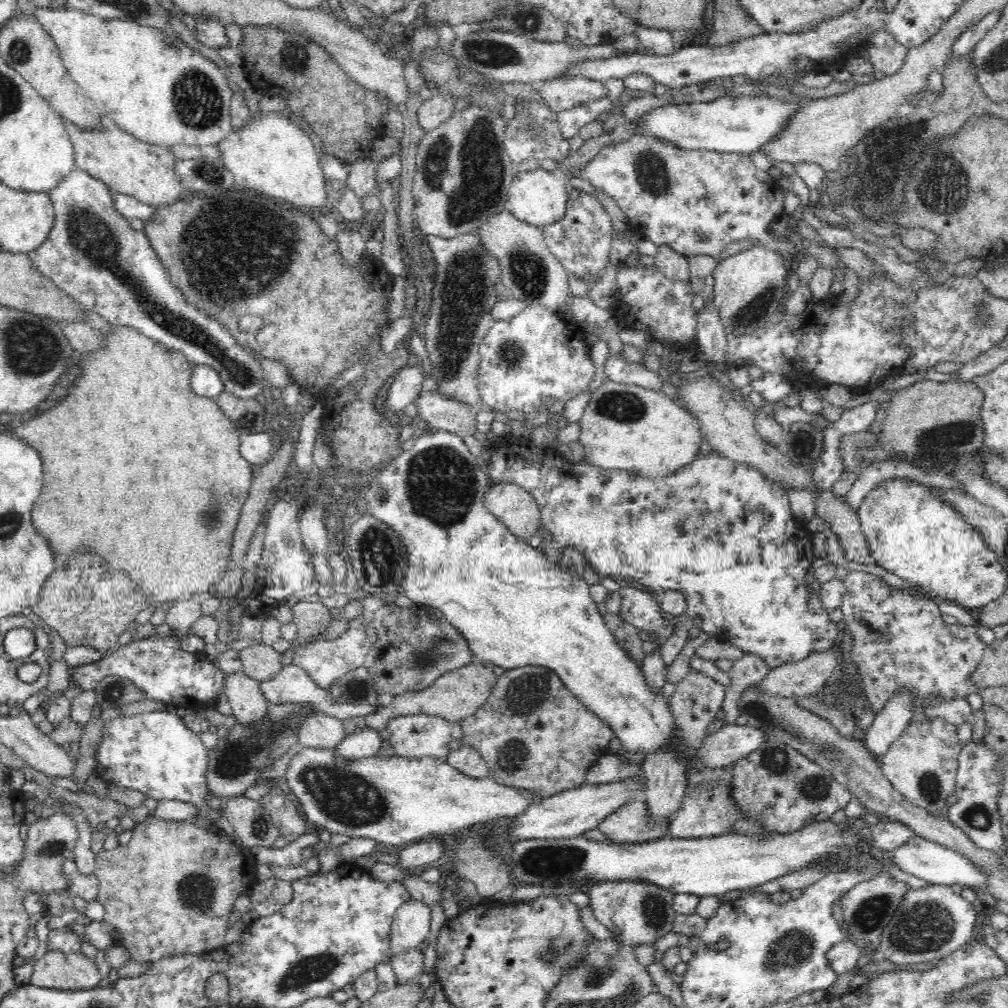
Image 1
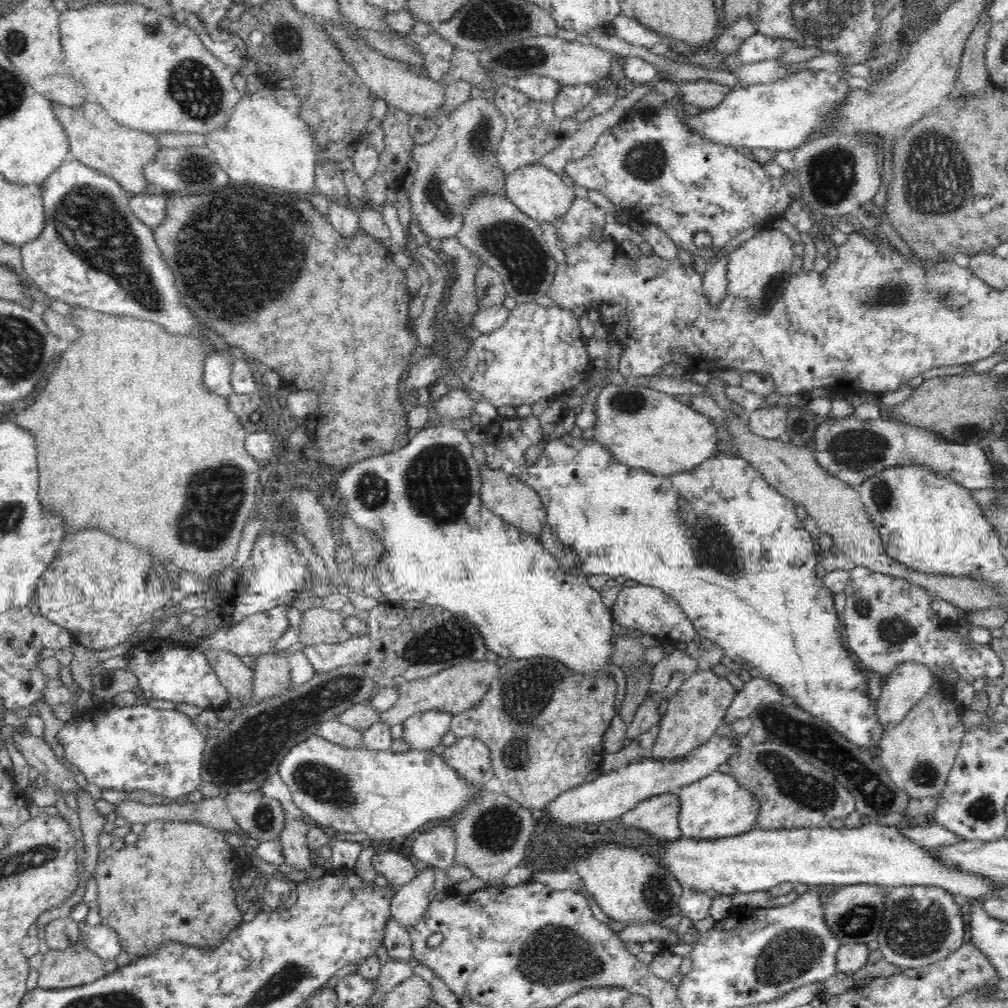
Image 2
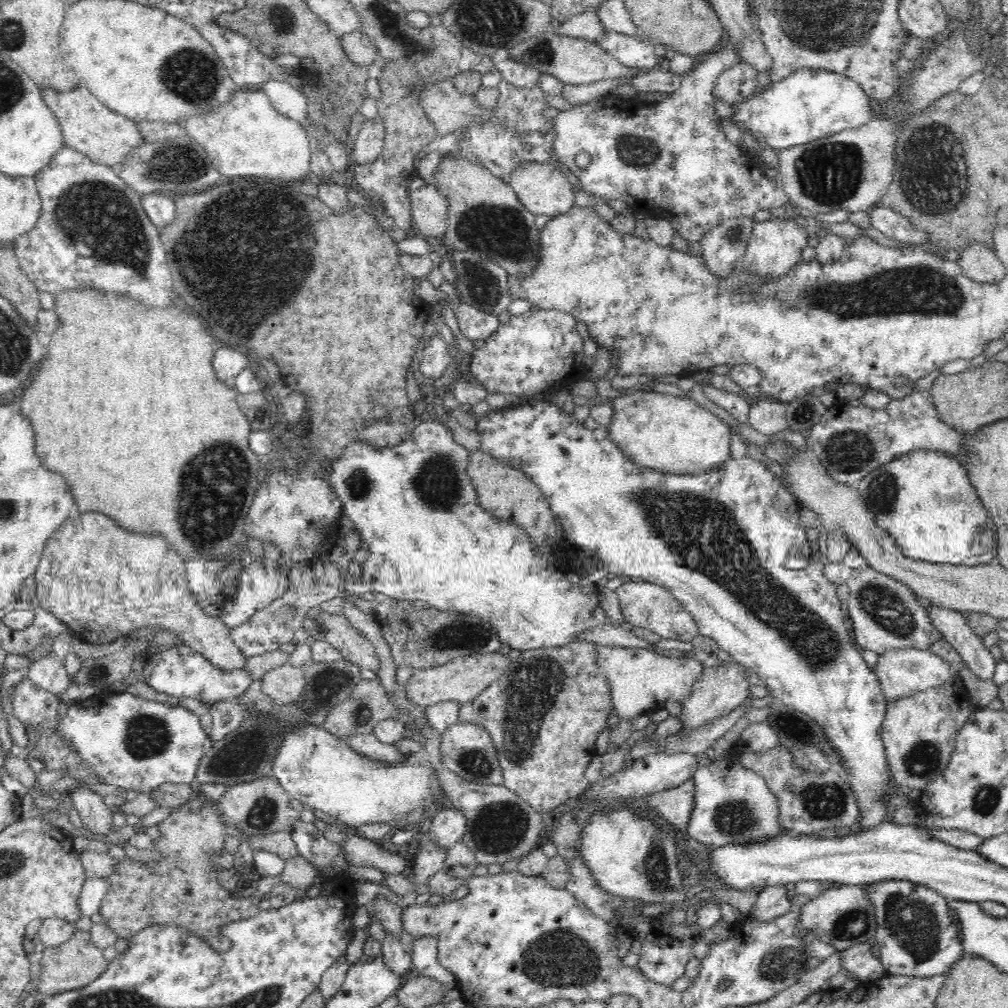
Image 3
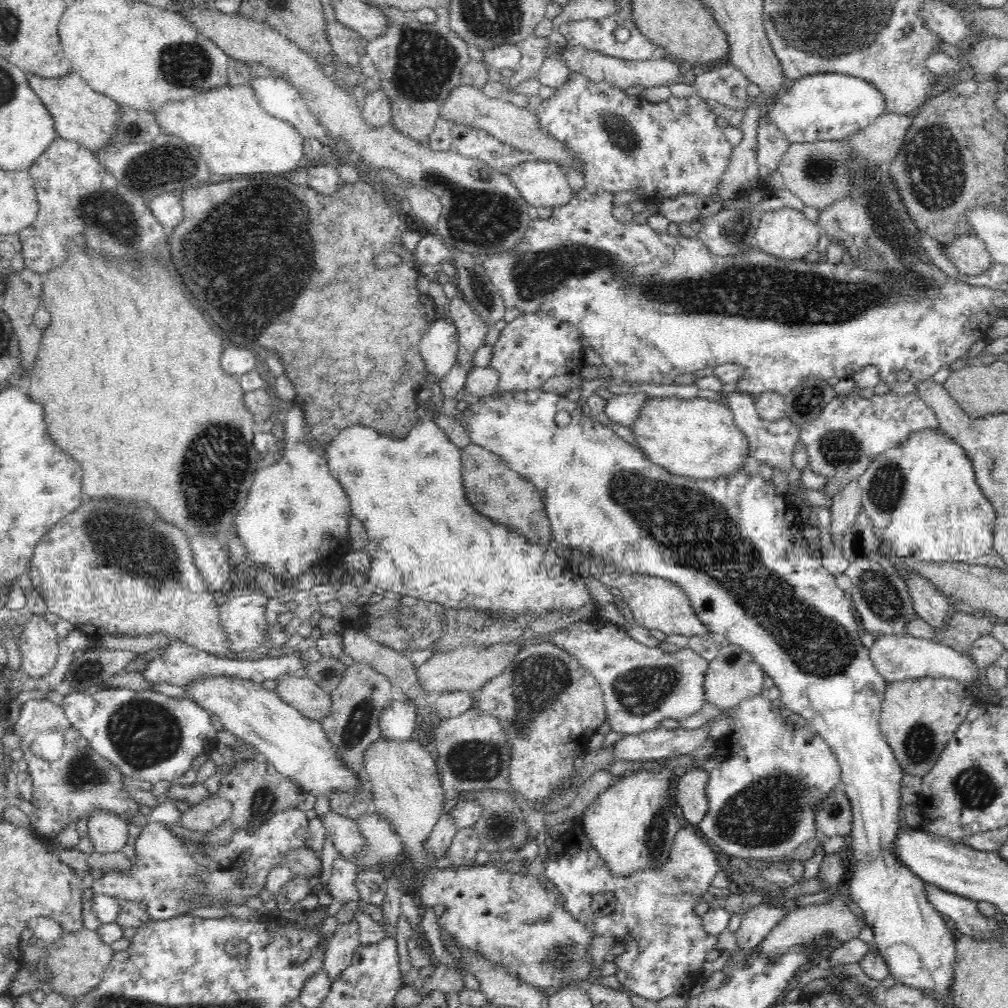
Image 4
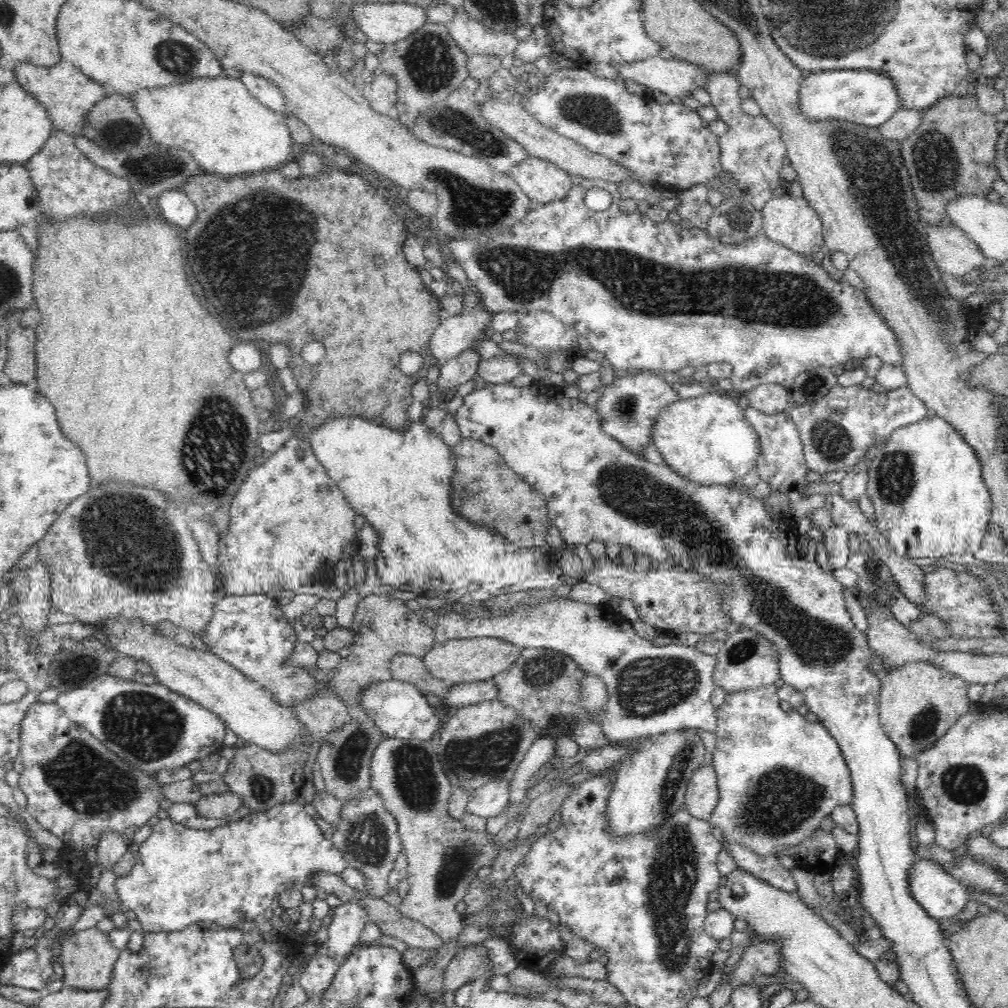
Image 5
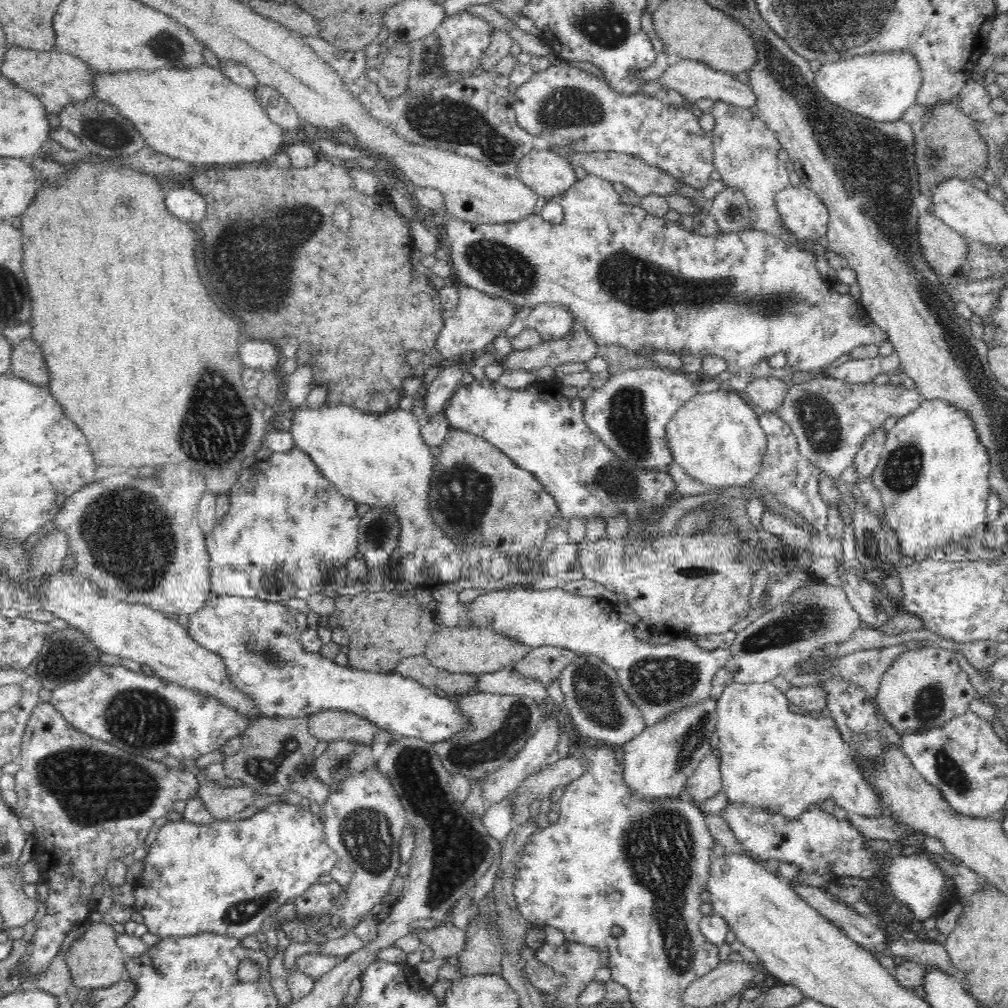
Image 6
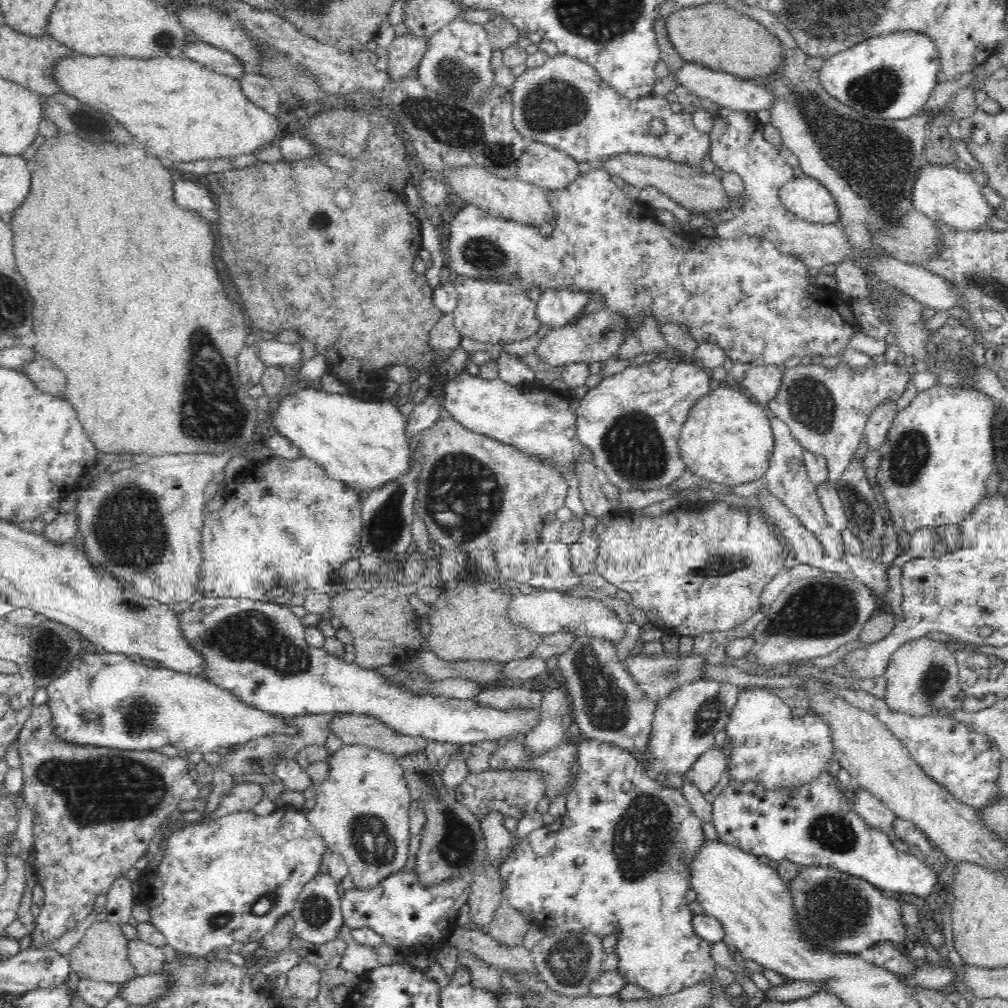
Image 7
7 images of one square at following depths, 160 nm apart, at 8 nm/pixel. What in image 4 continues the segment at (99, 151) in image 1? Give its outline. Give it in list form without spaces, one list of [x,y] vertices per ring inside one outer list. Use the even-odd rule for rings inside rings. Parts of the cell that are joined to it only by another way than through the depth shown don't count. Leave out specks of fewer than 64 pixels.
[[[28,71],[27,79],[32,90],[49,110],[57,136],[78,142],[92,152],[112,145],[109,142],[109,132],[117,119],[119,105],[112,97],[92,89],[78,73],[70,72],[58,78],[46,78]]]

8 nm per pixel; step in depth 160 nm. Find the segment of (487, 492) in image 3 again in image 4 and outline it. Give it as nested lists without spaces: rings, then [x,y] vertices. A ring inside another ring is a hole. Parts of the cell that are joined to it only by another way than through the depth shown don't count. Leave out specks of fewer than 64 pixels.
[[[469,443],[468,446],[461,449],[462,460],[462,482],[465,500],[481,516],[494,521],[496,524],[504,525],[508,530],[517,532],[525,538],[528,544],[546,545],[550,544],[553,538],[551,533],[551,524],[547,517],[545,504],[537,488],[528,482],[521,474],[508,468],[506,461],[490,449],[484,446],[478,446]]]

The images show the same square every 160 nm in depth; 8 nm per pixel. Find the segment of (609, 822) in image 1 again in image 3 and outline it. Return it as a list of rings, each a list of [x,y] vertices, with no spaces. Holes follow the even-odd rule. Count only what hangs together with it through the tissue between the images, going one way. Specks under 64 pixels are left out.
[[[692,778],[681,785],[650,793],[645,798],[646,804],[685,833],[694,810],[694,783]]]

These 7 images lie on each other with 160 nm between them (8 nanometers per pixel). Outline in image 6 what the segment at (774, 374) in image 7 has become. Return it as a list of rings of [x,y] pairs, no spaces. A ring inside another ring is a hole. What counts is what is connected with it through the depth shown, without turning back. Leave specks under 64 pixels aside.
[[[774,375],[753,378],[742,393],[746,400],[760,412],[774,412],[784,400],[789,383]]]

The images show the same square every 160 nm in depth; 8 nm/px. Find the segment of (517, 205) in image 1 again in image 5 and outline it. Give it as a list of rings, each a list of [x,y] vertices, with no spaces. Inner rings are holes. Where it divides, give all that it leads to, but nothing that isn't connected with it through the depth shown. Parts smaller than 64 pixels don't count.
[[[528,156],[520,164],[514,166],[508,175],[532,201],[538,201],[542,204],[566,198],[568,192],[573,188],[572,175],[568,171],[559,168],[554,162],[544,158]]]

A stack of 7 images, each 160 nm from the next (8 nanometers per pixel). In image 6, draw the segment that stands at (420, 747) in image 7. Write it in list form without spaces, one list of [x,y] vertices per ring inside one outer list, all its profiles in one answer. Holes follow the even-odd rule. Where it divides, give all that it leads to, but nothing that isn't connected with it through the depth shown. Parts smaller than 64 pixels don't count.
[[[328,710],[309,717],[310,733],[318,740],[344,740],[372,747],[374,742],[390,745],[397,739],[397,736],[356,714]]]

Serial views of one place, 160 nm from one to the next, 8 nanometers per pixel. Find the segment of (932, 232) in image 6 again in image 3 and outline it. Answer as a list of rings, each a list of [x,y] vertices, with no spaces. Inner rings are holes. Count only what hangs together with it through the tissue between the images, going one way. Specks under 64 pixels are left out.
[[[968,243],[955,259],[961,273],[974,282],[1000,283],[1006,274],[1005,265],[984,243]]]

